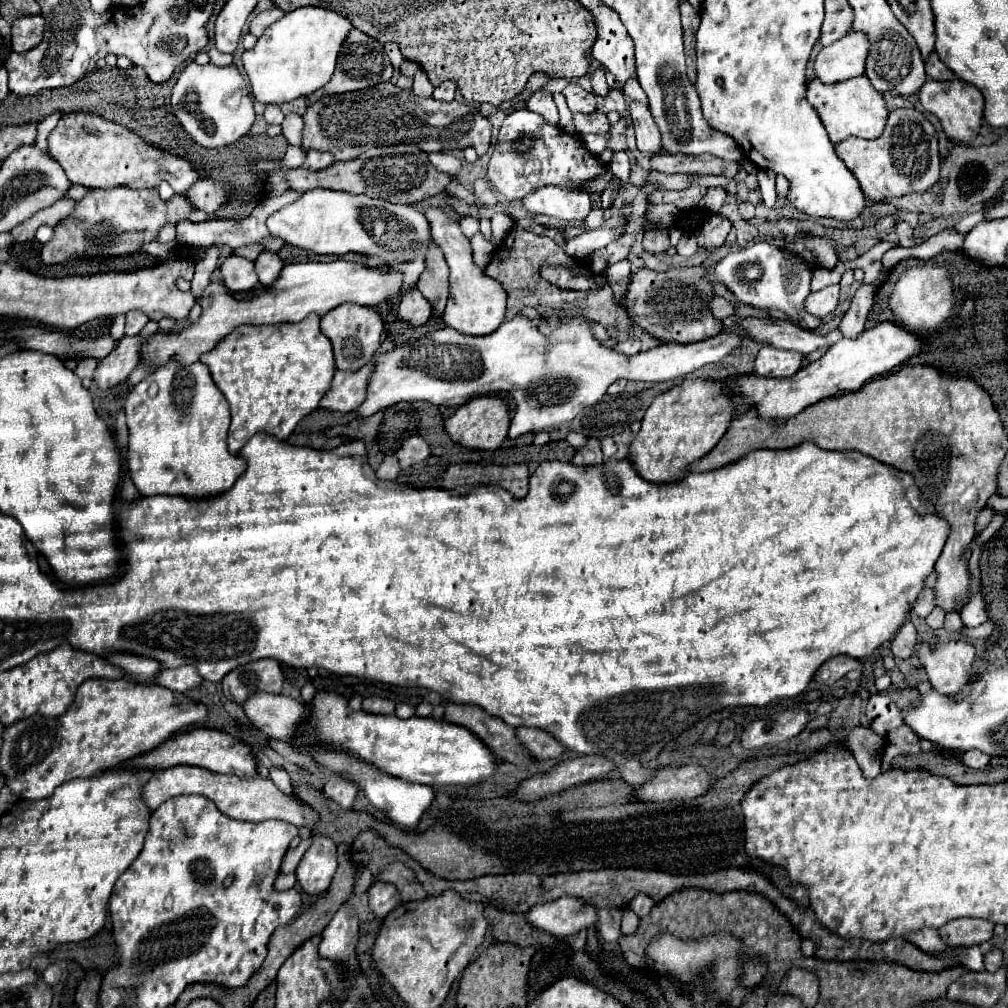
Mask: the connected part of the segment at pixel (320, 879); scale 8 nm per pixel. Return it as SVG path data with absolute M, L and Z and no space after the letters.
M313 837L311 847L303 855L295 875L309 895L321 895L329 889L337 869L337 845L329 837Z

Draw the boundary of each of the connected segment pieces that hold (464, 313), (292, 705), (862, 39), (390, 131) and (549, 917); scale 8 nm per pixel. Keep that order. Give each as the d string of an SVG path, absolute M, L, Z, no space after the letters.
M431 205L423 207L421 211L427 215L431 223L433 241L439 245L439 249L445 255L445 261L451 267L451 277L449 277L451 295L449 295L449 303L443 315L445 325L453 327L455 331L461 331L463 335L493 333L495 329L499 329L505 317L505 291L501 291L501 287L497 287L493 279L485 279L485 275L481 275L481 269L473 263L469 239L463 235L457 219L447 217L439 207L431 207Z
M257 691L249 695L241 707L247 719L257 729L285 743L293 741L295 729L309 713L309 709L303 703L295 701L293 697L285 697L281 693L273 695L265 691Z
M847 33L843 39L823 47L815 59L815 75L821 83L837 83L865 73L865 55L869 51L867 35Z
M379 83L377 87L341 95L325 95L307 105L303 121L303 147L331 151L337 161L355 159L365 149L375 145L397 143L413 143L425 153L475 147L477 155L481 157L491 145L493 129L481 113L475 113L471 119L471 107L467 103L441 103L433 97L423 99L413 95L413 91L399 89L393 83Z
M559 897L549 903L531 907L525 913L527 923L543 929L555 937L567 937L583 927L591 927L597 921L595 907L581 903L577 897Z

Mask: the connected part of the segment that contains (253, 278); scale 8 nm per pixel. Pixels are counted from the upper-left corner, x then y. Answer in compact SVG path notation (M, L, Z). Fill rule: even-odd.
M229 255L221 265L221 273L223 273L225 287L233 293L249 291L259 283L257 273L253 269L253 261L243 259L243 257Z

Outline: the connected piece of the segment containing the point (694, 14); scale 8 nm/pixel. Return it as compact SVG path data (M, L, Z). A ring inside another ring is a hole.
M689 1L681 3L681 23L683 23L683 39L687 55L687 77L691 83L695 83L695 33L699 27L699 9L691 7Z

